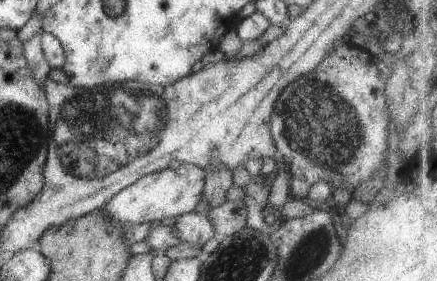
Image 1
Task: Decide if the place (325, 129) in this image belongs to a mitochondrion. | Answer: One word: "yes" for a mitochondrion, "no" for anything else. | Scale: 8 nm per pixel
yes

